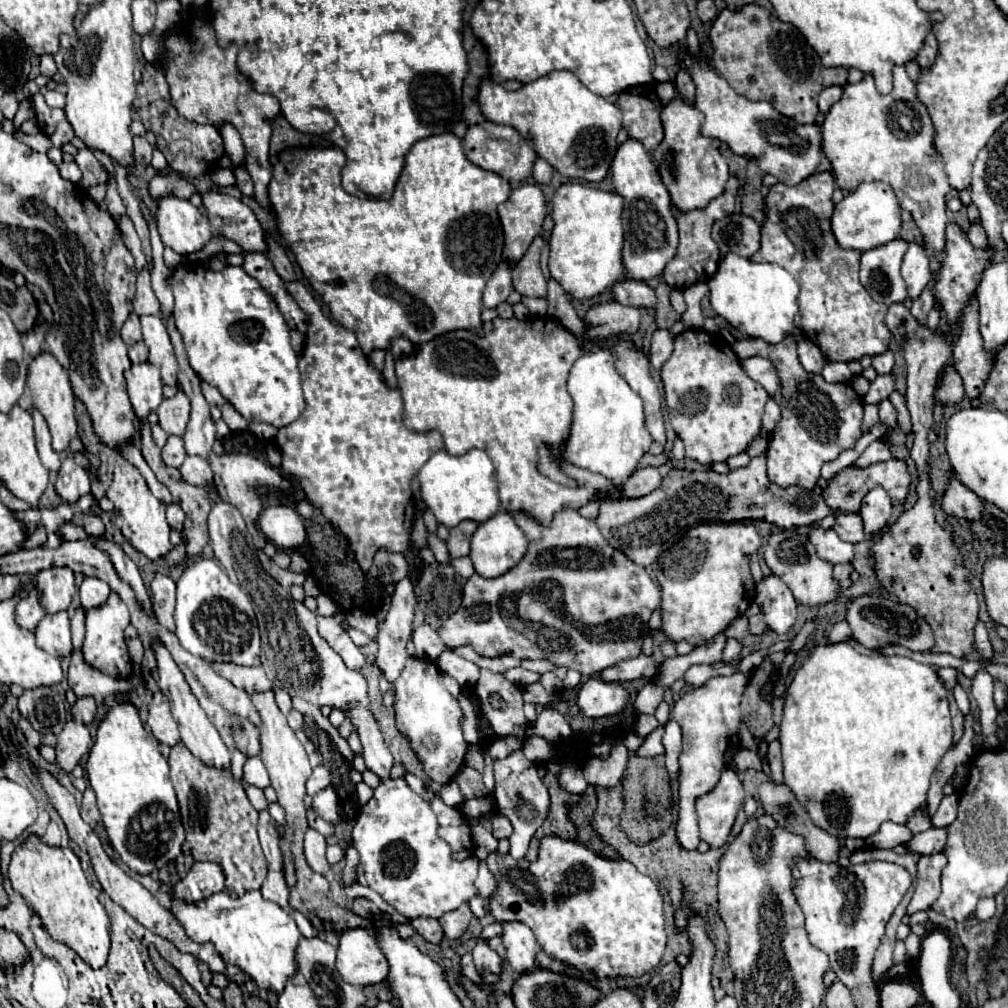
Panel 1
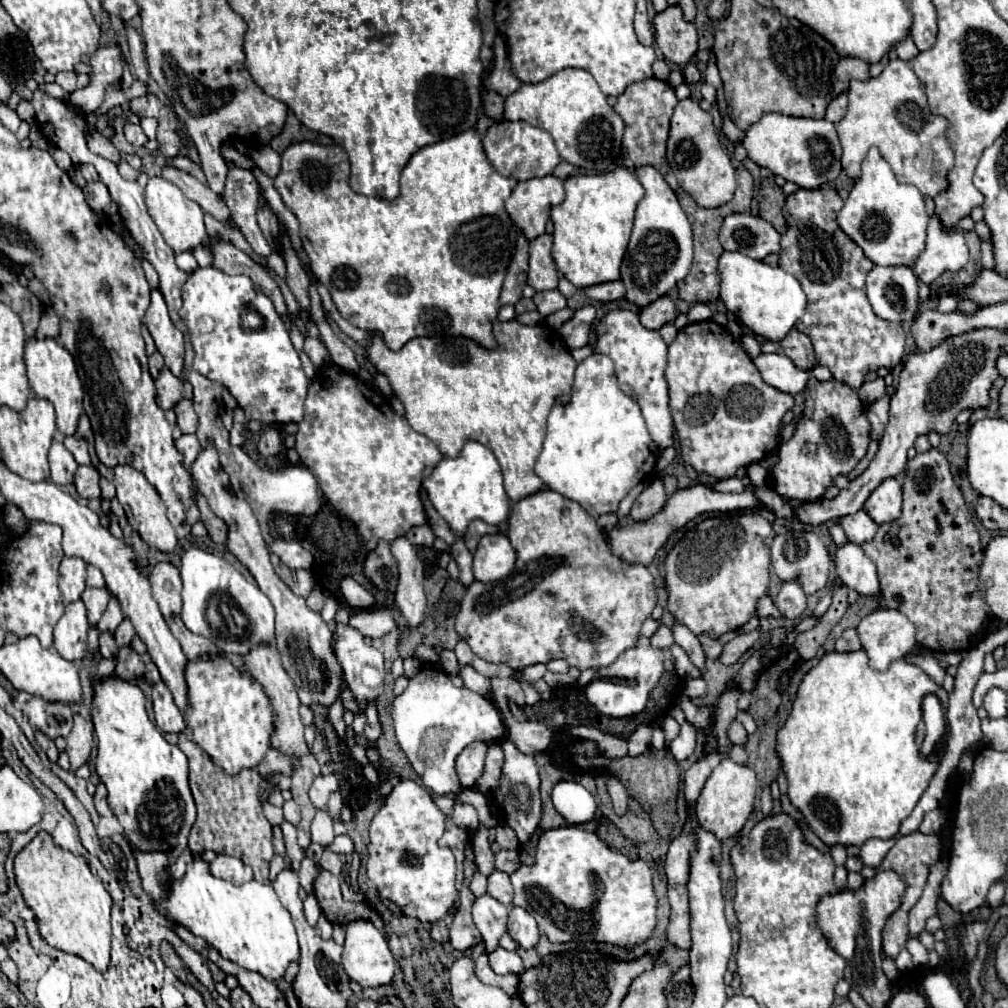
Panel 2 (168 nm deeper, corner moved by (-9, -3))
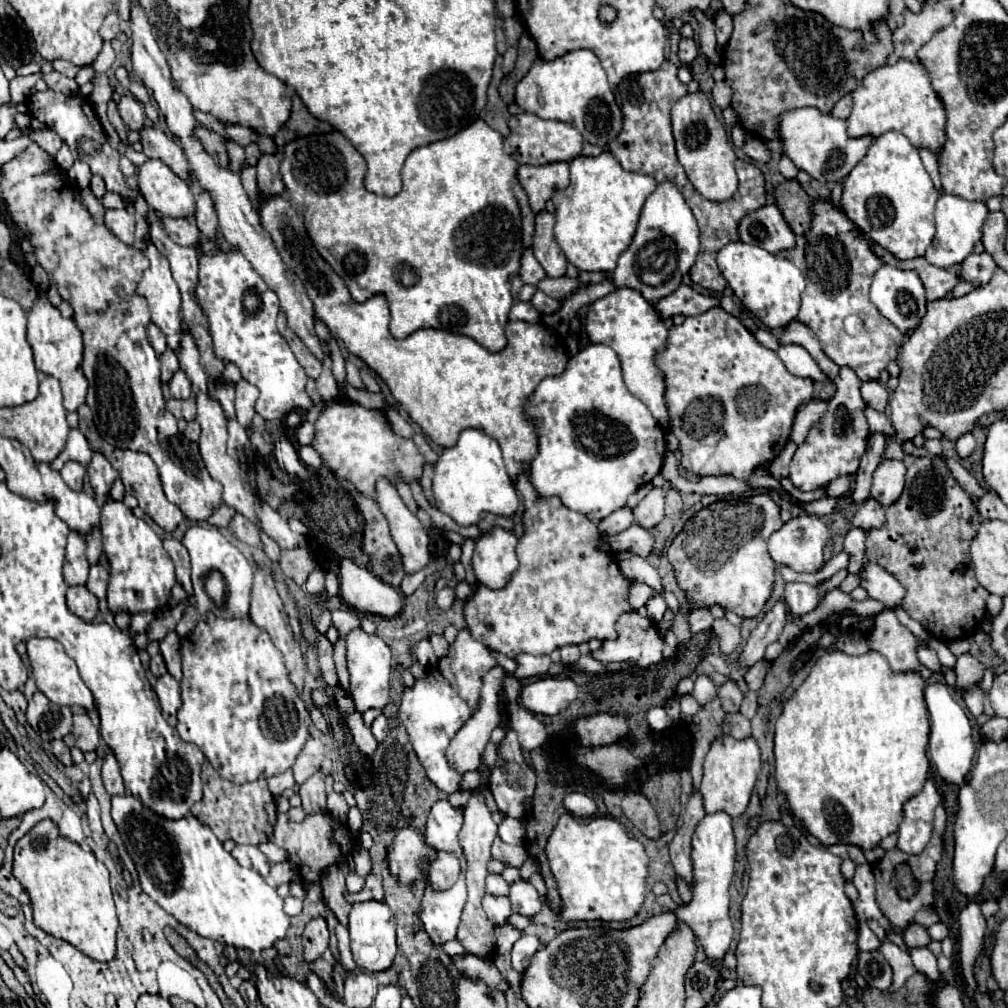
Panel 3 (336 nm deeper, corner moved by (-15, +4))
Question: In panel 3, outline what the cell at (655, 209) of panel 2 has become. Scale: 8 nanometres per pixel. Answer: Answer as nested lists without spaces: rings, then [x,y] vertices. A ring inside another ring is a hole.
[[[662,182],[648,196],[640,214],[634,240],[628,250],[624,250],[624,254],[618,258],[618,266],[614,270],[614,284],[616,288],[628,286],[640,290],[642,296],[652,306],[656,306],[660,298],[672,294],[680,286],[682,272],[688,272],[692,268],[698,248],[698,226],[692,210],[688,208],[674,184]]]

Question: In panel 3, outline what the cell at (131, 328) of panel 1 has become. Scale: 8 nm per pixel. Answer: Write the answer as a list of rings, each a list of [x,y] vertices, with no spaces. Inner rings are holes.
[[[154,324],[148,326],[148,340],[150,340],[150,344],[152,344],[156,356],[160,356],[160,354],[168,348],[168,346],[166,346],[166,336],[164,336]]]

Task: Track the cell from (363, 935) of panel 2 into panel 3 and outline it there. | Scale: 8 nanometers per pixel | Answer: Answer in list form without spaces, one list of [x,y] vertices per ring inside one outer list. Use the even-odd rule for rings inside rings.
[[[354,902],[350,910],[350,940],[354,962],[366,972],[380,972],[392,966],[396,956],[396,918],[386,902]]]

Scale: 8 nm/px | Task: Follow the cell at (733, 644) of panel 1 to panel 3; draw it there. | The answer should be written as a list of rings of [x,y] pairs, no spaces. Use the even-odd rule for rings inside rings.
[[[716,618],[712,626],[714,626],[714,636],[718,638],[722,650],[730,652],[740,644],[740,630],[732,626],[726,618]]]

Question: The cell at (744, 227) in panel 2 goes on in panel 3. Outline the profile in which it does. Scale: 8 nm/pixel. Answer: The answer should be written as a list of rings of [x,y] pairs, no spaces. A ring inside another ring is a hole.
[[[766,204],[740,220],[740,240],[760,246],[772,254],[792,250],[796,236],[776,204]]]

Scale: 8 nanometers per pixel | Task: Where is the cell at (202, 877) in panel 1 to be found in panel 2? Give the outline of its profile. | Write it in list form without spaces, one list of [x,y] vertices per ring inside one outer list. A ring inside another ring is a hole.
[[[216,855],[216,859],[210,863],[210,873],[214,873],[214,877],[226,879],[234,885],[242,885],[252,879],[250,869],[240,859],[234,859],[228,855]]]

